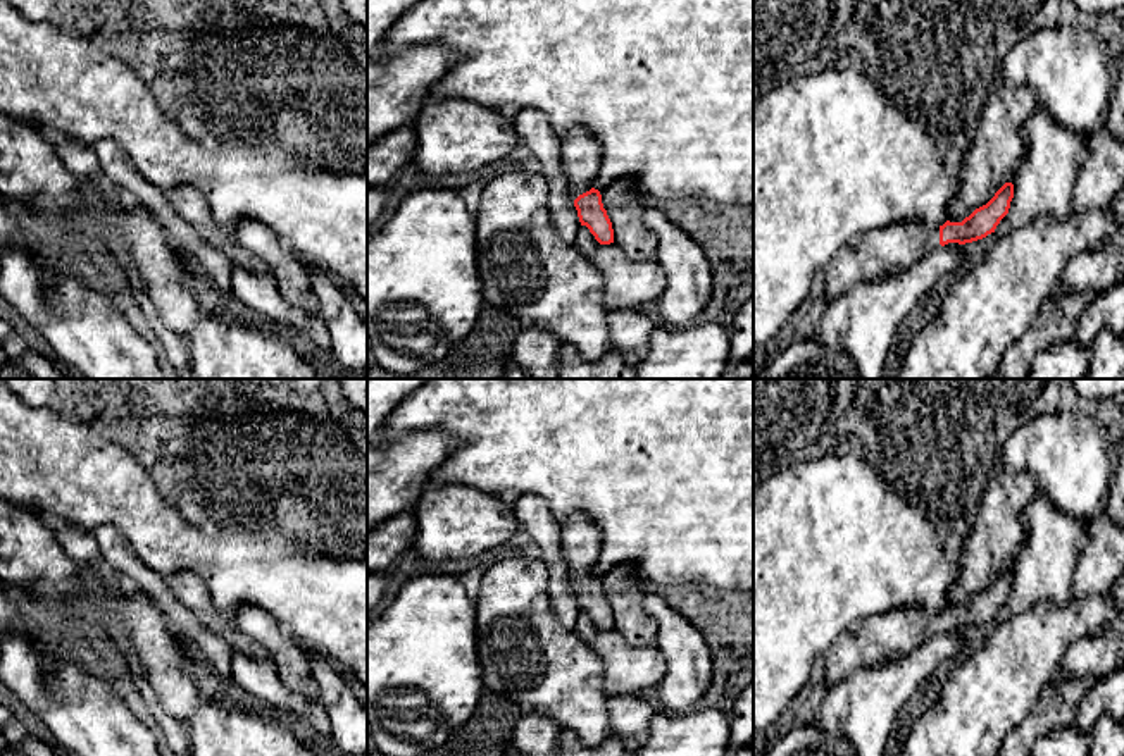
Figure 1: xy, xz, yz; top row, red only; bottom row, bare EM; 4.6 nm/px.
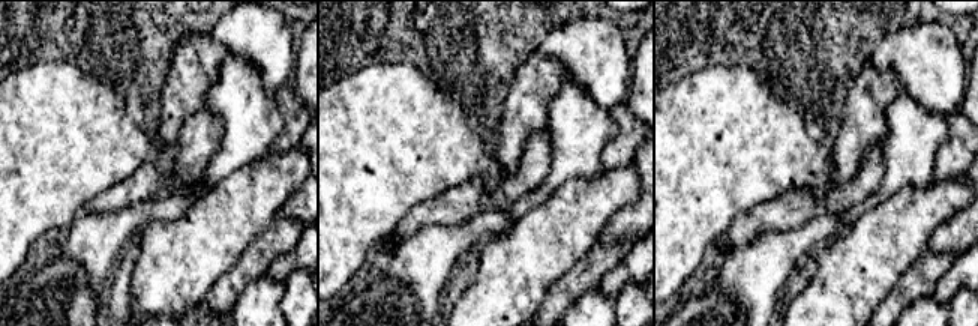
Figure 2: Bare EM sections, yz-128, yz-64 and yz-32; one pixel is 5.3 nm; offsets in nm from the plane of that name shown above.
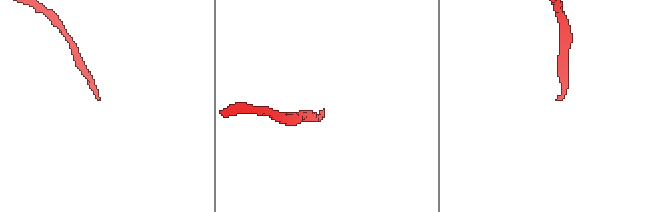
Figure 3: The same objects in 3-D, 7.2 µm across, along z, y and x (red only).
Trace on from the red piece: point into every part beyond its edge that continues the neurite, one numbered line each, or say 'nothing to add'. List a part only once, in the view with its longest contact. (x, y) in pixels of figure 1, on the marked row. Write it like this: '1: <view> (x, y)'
1: yz (871, 255)

